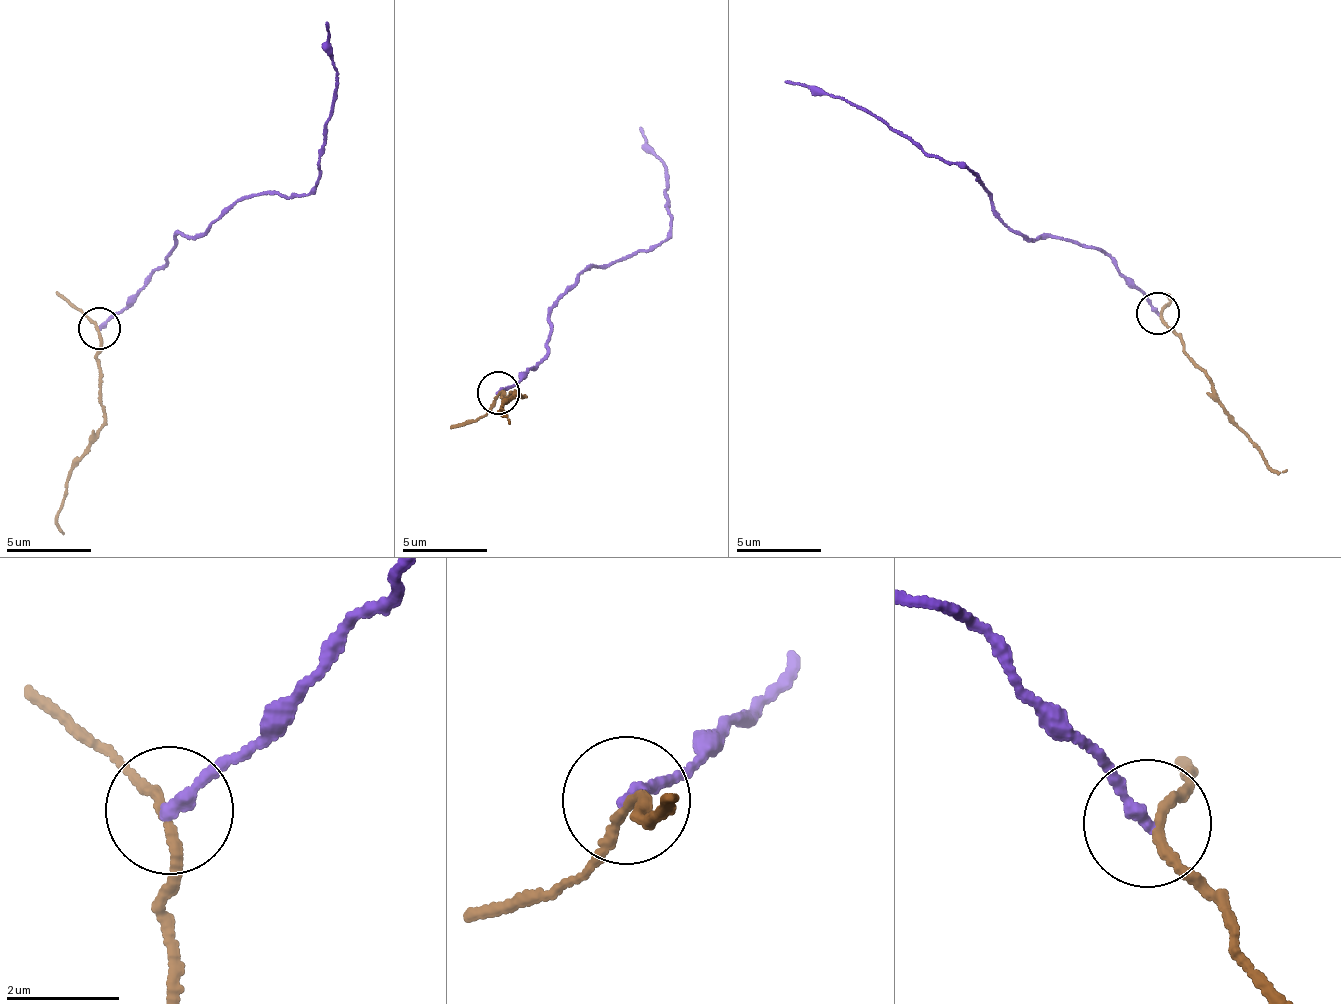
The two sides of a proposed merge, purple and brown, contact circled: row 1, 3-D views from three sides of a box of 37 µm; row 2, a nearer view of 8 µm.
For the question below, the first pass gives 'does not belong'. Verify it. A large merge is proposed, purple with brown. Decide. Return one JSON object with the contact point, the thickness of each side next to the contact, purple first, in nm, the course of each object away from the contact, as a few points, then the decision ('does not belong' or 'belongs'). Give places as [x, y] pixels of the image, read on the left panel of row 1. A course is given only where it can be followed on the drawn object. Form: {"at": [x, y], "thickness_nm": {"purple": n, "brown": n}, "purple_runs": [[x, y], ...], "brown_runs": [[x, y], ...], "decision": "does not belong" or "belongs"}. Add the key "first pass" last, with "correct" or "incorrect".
{"at": [99, 328], "thickness_nm": {"purple": 220, "brown": 160}, "purple_runs": [[100, 330], [155, 271], [179, 231], [194, 237], [238, 200], [292, 197], [317, 184], [336, 75], [328, 20]], "brown_runs": [[100, 330], [105, 423], [69, 473], [56, 519], [62, 533]], "decision": "does not belong", "first pass": "correct"}

